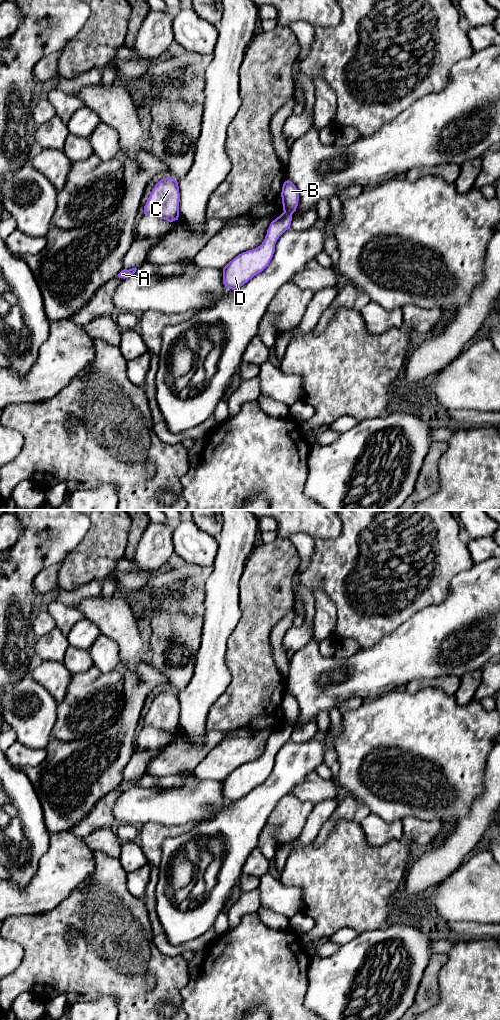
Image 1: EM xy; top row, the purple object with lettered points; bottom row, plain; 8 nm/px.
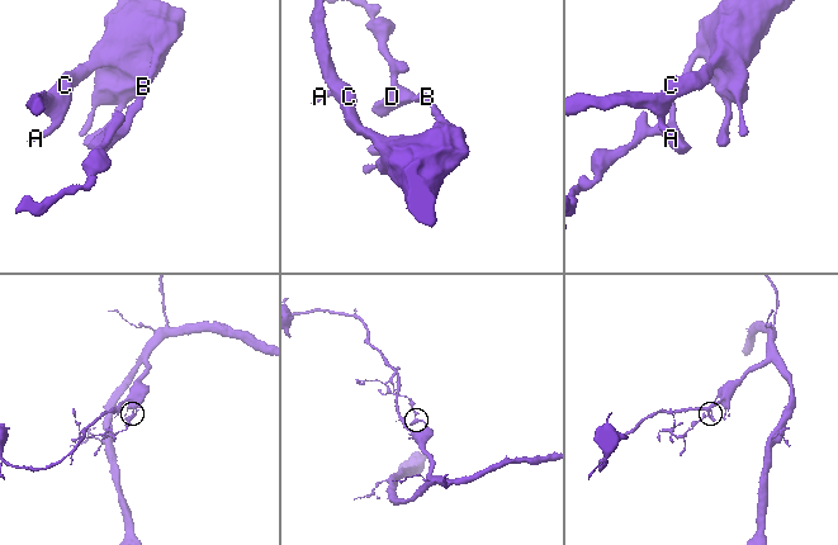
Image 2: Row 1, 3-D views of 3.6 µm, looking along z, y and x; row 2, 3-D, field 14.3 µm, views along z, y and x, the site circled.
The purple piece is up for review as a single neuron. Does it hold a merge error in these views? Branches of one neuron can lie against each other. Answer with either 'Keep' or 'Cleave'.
Cleave

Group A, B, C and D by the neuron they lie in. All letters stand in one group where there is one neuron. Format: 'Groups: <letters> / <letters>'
Groups: A B C / D

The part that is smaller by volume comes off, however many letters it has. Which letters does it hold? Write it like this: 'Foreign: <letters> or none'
Foreign: D

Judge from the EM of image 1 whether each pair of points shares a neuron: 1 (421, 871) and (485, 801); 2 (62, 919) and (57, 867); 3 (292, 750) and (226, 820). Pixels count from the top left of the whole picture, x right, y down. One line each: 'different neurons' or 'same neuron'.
1: same neuron
2: different neurons
3: same neuron

